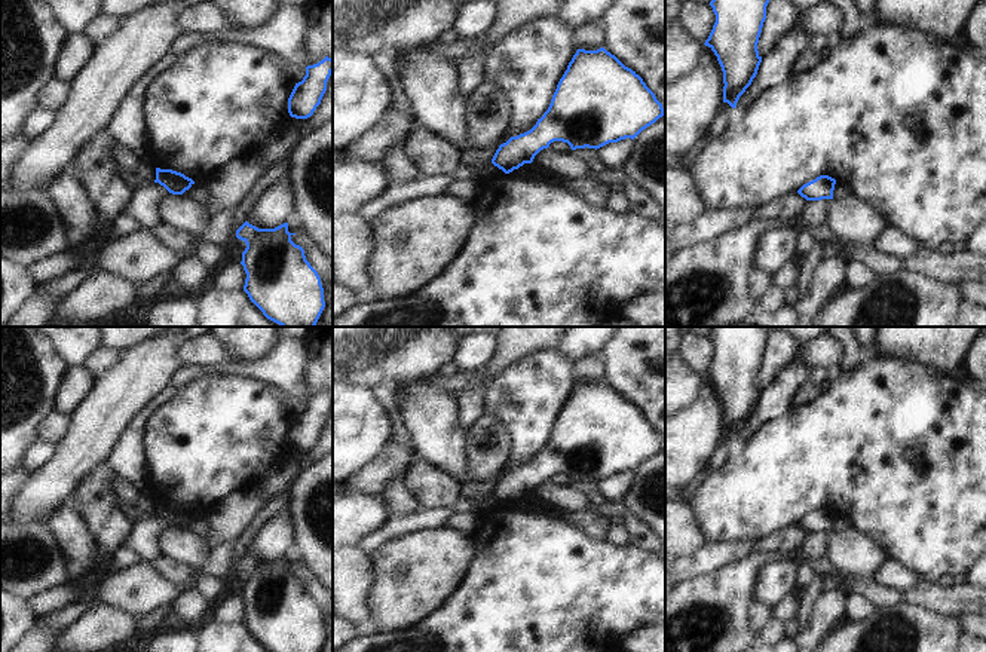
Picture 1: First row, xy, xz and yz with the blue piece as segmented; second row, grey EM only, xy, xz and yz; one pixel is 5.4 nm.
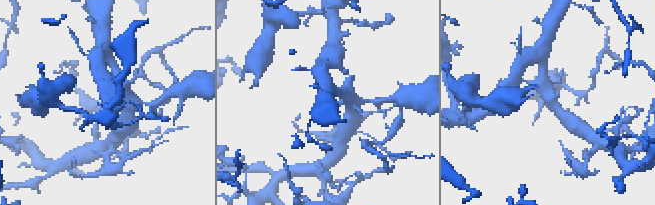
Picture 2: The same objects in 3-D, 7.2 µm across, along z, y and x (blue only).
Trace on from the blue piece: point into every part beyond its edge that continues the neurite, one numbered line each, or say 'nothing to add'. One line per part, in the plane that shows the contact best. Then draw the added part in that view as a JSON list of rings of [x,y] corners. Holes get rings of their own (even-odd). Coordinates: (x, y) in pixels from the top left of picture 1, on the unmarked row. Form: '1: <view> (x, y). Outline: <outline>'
nothing to add

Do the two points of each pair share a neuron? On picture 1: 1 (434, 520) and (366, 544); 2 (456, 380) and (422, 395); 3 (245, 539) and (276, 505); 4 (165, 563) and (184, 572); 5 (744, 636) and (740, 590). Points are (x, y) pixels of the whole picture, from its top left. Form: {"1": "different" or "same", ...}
{"1": "same", "2": "different", "3": "same", "4": "same", "5": "same"}

